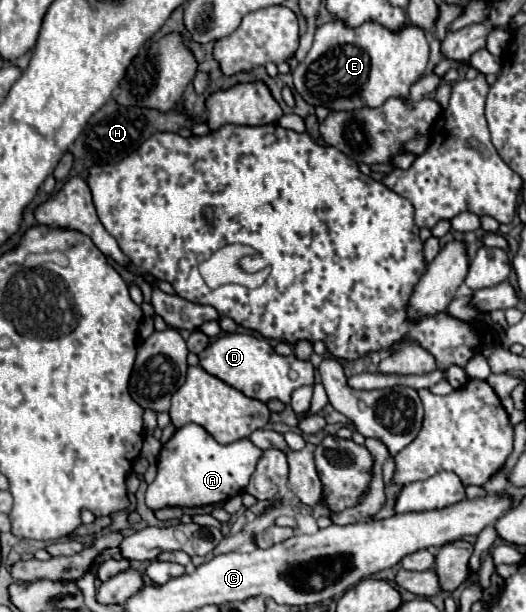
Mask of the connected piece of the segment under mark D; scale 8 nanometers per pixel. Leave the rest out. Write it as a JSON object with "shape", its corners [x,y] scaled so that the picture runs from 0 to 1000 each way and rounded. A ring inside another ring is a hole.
{"shape":[[[447,542],[413,549],[397,569],[382,575],[378,592],[397,611],[443,631],[470,650],[489,654],[553,654],[557,637],[580,627],[595,627],[599,621],[595,595],[587,588],[568,588],[561,578],[527,582],[508,554],[477,544]]]}

